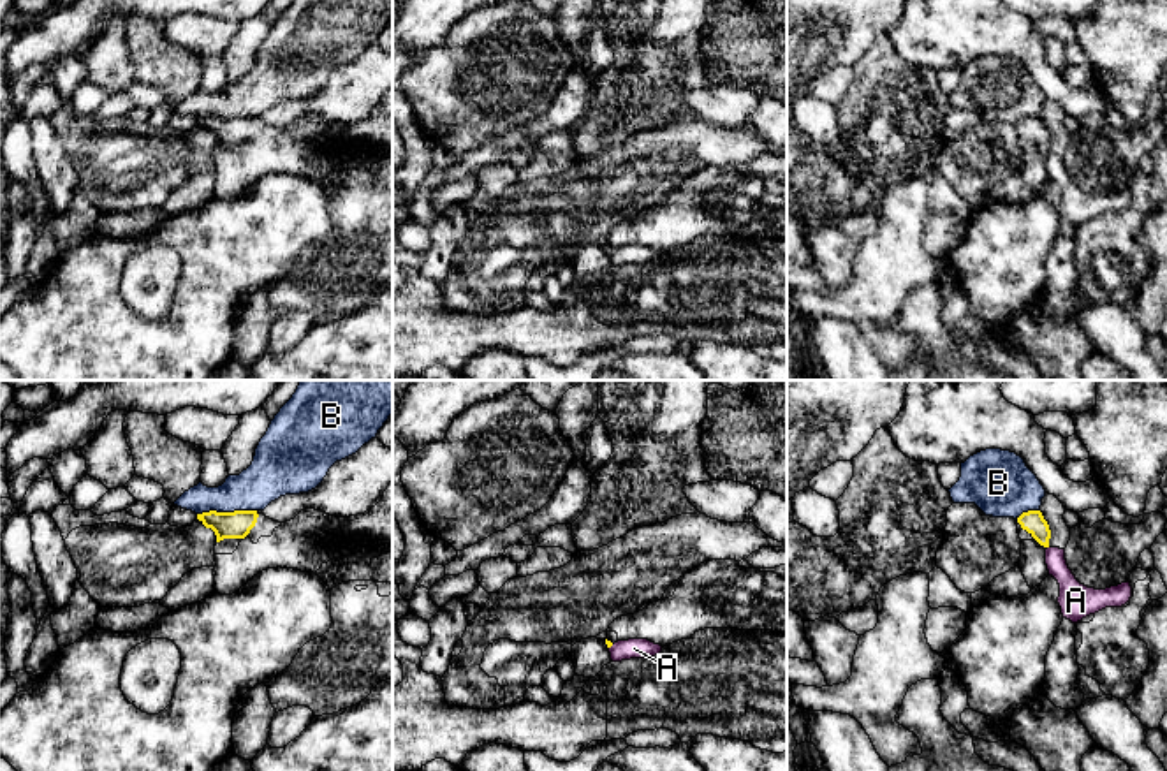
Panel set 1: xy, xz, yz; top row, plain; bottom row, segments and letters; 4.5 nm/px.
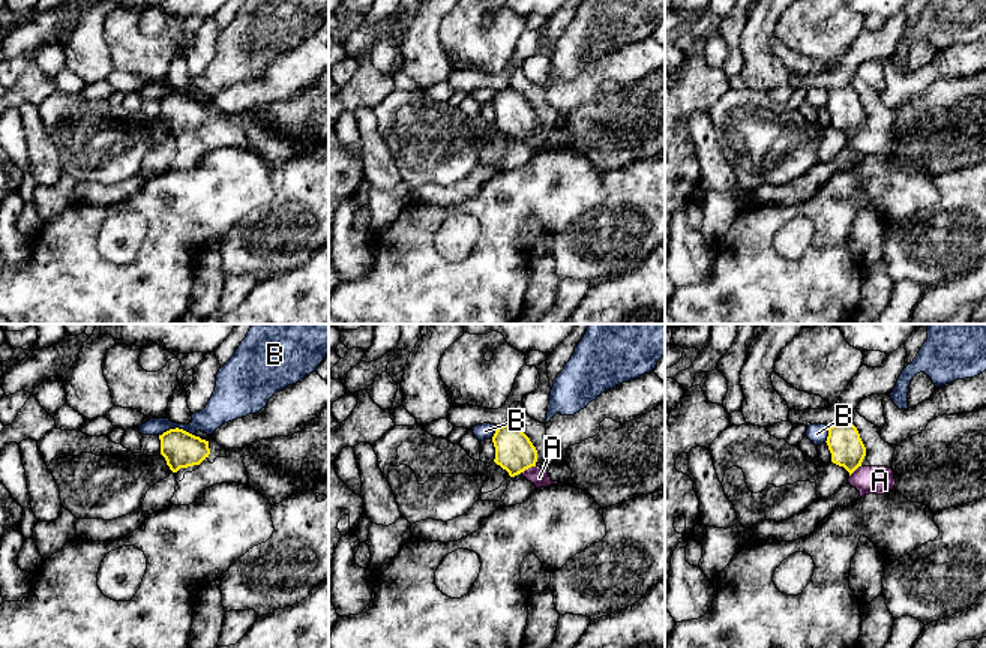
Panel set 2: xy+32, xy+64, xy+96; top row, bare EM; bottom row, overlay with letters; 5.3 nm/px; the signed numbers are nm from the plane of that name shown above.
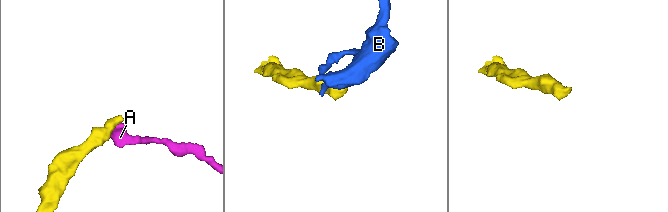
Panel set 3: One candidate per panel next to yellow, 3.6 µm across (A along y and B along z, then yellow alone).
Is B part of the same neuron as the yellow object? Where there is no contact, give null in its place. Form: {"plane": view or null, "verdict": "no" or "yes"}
{"plane": "xy", "verdict": "no"}

